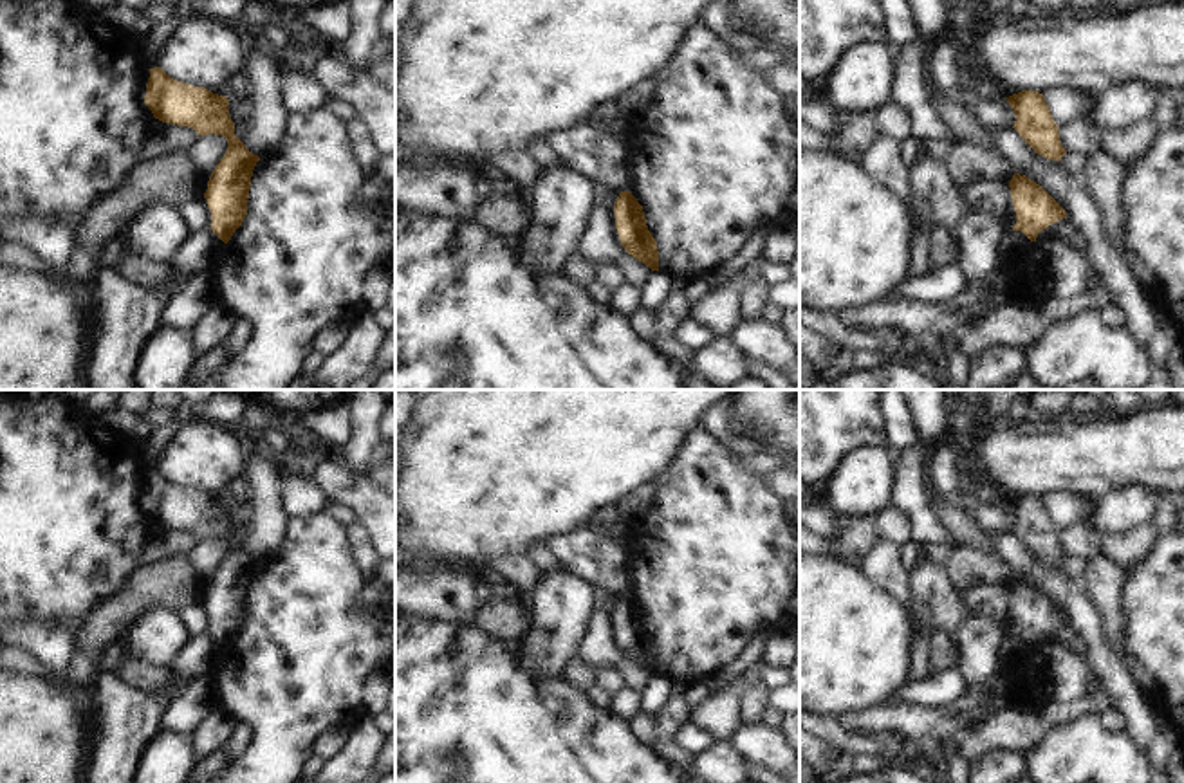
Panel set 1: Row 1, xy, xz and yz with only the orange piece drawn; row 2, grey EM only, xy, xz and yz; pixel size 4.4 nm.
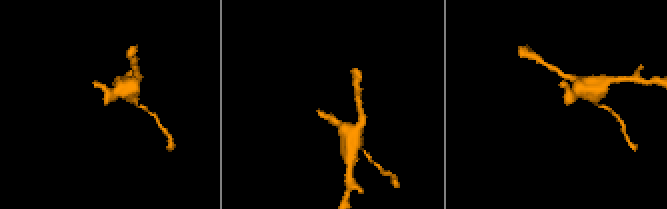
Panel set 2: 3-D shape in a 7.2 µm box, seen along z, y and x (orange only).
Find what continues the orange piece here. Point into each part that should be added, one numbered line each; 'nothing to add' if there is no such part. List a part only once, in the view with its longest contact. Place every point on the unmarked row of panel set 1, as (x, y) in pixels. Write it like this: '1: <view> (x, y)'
nothing to add

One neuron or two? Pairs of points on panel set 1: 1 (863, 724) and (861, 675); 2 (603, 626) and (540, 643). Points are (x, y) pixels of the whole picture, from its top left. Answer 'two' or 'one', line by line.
1: two
2: two

